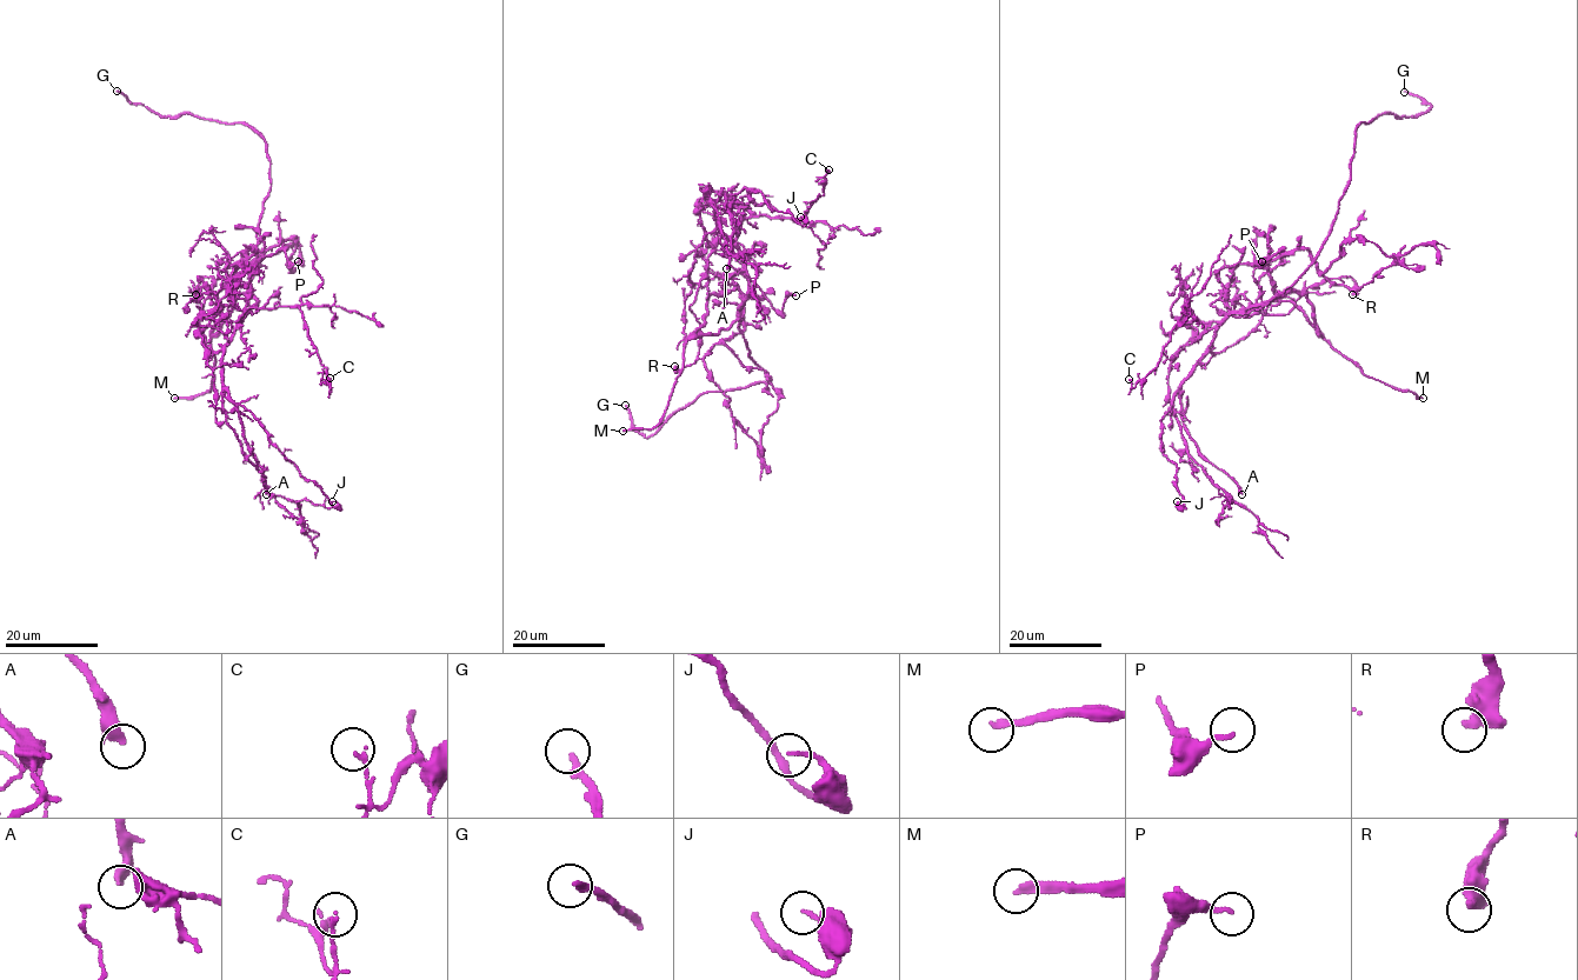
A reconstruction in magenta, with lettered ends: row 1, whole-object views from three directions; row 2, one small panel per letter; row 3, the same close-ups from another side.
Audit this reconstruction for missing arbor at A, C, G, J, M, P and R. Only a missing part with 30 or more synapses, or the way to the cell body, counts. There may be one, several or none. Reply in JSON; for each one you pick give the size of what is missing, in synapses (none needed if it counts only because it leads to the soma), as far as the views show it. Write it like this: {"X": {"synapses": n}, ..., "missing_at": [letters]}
{"M": {"synapses": 200}, "missing_at": ["M"]}

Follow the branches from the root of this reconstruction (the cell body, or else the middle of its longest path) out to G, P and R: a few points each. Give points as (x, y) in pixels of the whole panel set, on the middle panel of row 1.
G: (745, 301), (739, 328), (750, 357), (771, 382), (700, 394), (647, 438), (632, 426), (625, 405)
P: (745, 301), (747, 278), (737, 270), (724, 281), (744, 273), (776, 311), (780, 312), (788, 295), (796, 295)
R: (745, 301), (728, 327), (691, 335), (707, 312), (707, 280), (700, 281), (690, 306), (699, 354), (674, 366)

